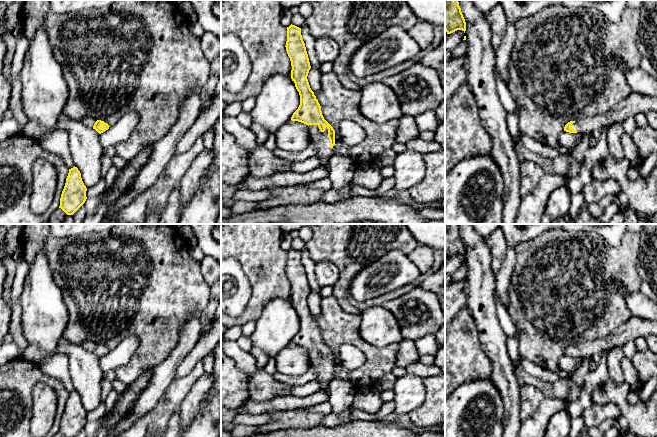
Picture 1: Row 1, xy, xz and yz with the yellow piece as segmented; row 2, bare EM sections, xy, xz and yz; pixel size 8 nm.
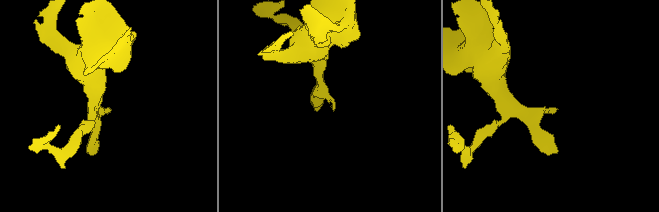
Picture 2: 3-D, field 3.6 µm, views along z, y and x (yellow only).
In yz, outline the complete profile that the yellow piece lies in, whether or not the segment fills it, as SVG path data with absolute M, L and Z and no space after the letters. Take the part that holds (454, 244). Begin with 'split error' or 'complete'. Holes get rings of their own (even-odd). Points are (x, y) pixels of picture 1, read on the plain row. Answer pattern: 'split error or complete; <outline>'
complete; M445 224L445 255L451 258L457 254L466 255L466 246L458 224Z

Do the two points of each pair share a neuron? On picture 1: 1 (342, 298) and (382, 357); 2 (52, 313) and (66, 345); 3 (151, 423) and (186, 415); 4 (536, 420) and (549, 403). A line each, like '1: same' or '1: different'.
1: different
2: different
3: different
4: same

